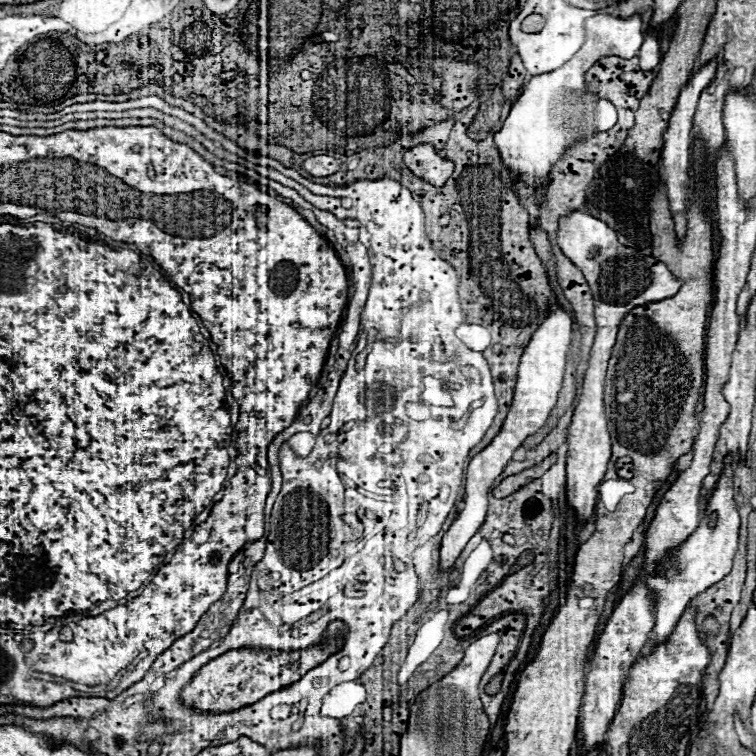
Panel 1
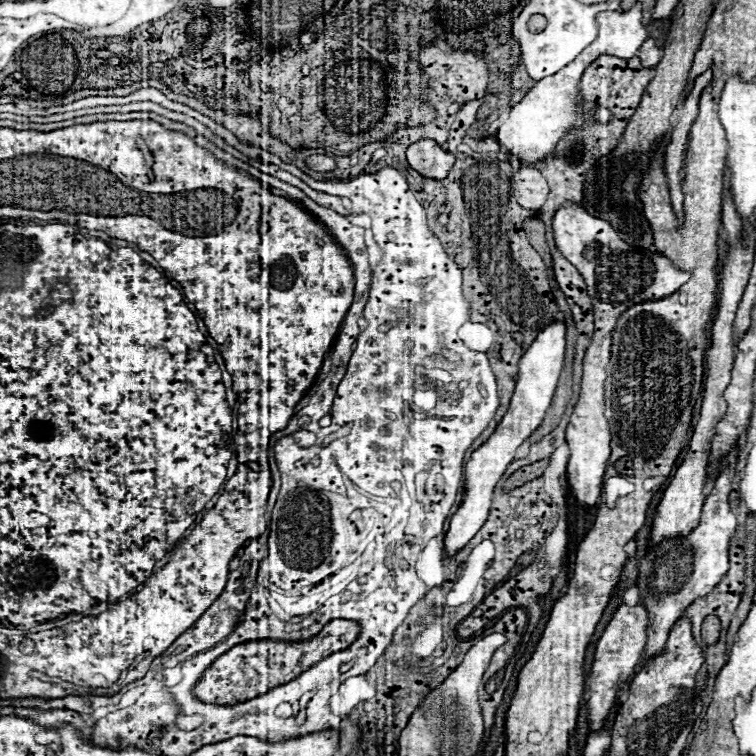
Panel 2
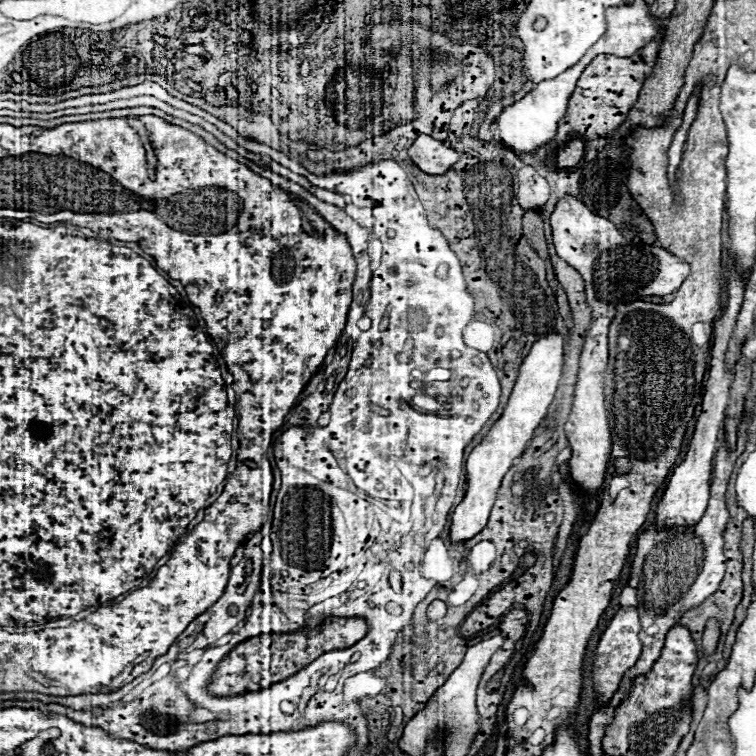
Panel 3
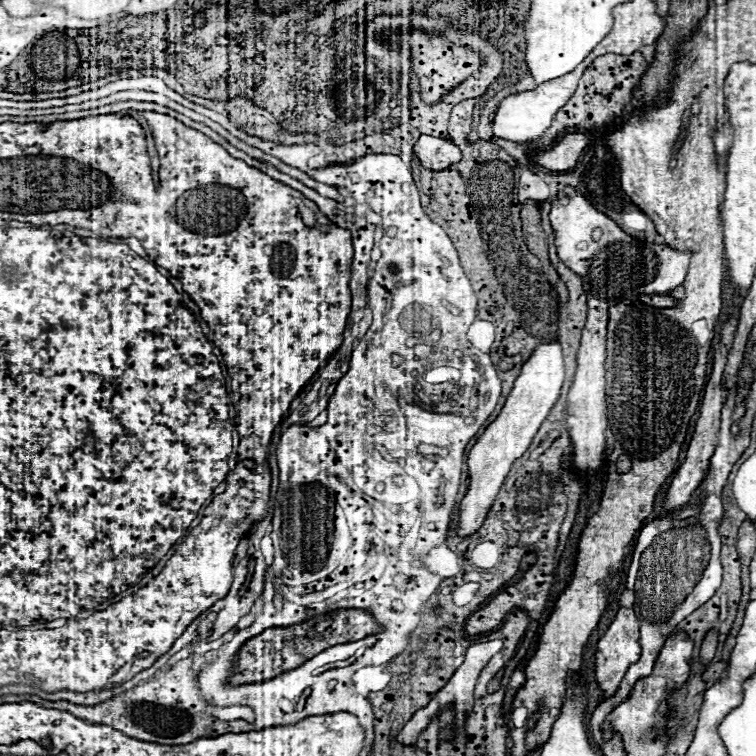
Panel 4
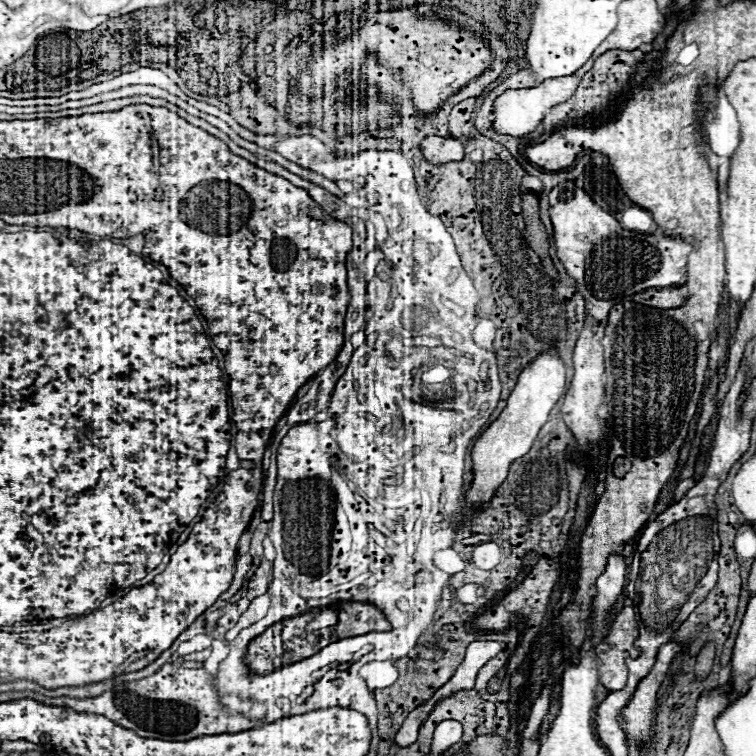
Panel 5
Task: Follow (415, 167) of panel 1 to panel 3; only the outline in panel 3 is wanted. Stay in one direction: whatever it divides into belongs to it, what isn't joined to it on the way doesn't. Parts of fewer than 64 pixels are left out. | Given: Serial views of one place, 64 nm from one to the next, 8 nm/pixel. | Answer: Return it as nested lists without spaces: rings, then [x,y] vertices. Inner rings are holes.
[[[420,134],[416,138],[416,142],[410,146],[408,154],[422,172],[430,172],[430,174],[442,174],[460,160],[460,156],[454,148],[450,148],[444,142],[432,138],[432,136],[426,136],[426,134]]]

